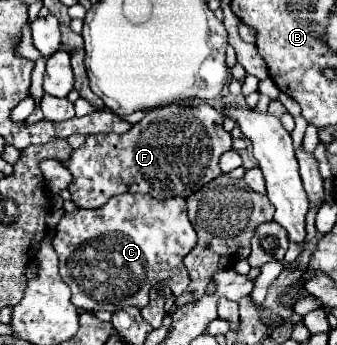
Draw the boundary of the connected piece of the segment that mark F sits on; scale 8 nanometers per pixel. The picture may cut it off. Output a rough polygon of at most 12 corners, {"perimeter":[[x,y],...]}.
{"perimeter":[[206,103],[88,135],[68,171],[76,207],[120,193],[190,197],[232,147]]}

